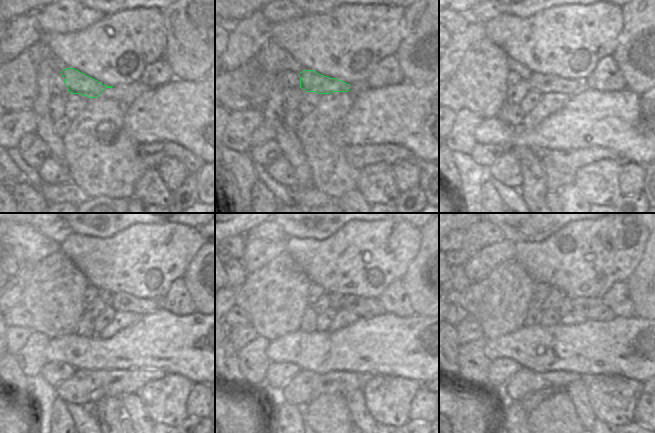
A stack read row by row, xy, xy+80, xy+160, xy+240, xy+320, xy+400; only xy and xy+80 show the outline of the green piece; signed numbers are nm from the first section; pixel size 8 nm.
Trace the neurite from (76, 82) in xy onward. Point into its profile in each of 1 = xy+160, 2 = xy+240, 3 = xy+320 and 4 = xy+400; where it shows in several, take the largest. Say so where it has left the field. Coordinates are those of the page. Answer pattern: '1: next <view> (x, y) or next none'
1: next xy+160 (545, 83)
2: next xy+240 (97, 302)
3: next xy+320 (323, 303)
4: next xy+400 (553, 301)

